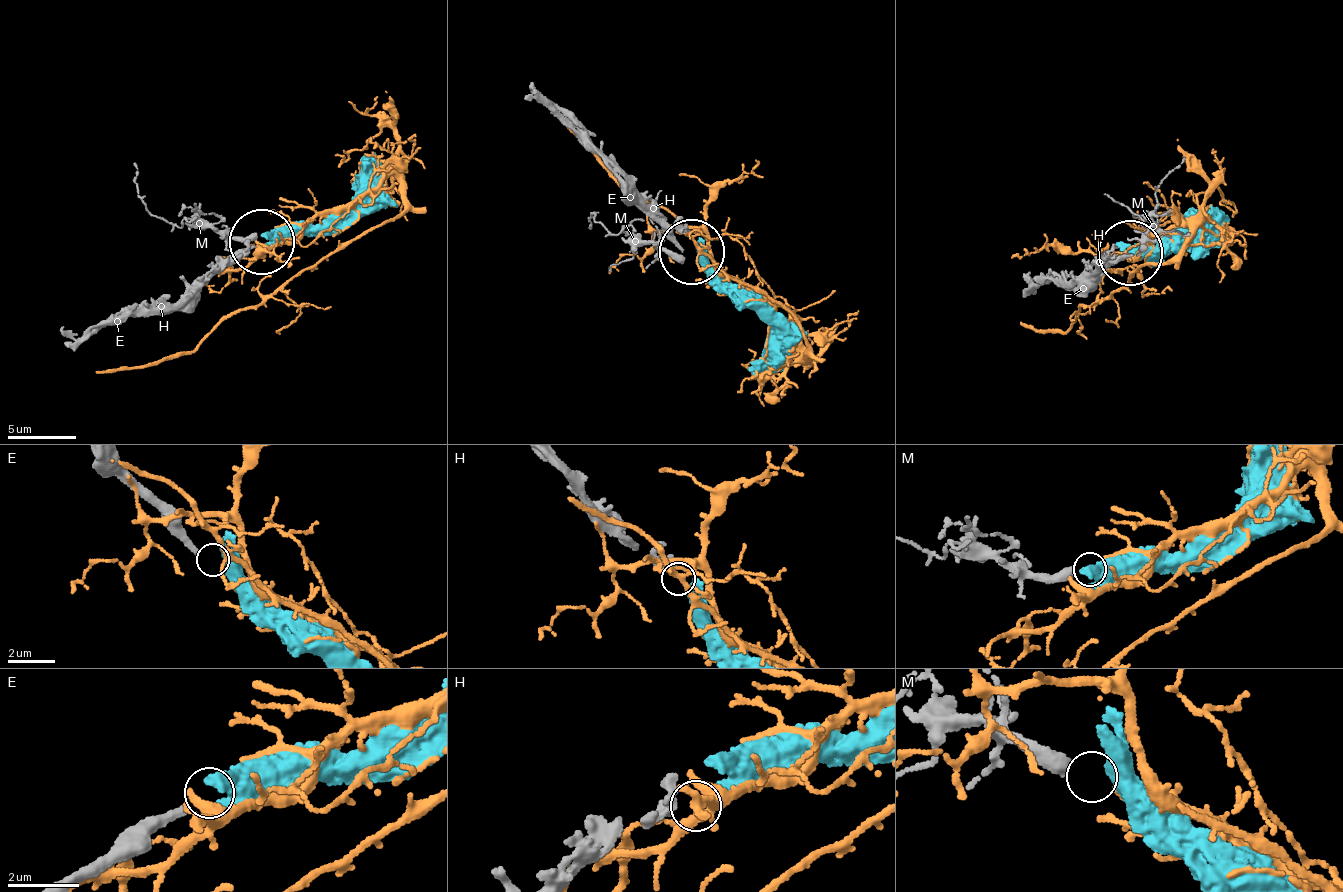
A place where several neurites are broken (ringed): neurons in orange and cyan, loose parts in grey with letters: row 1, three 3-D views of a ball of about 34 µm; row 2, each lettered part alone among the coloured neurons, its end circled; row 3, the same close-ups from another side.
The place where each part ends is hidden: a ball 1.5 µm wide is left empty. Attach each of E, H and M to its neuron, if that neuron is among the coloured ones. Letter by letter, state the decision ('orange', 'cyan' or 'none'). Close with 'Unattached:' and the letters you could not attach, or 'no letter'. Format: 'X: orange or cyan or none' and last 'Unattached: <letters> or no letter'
E: none
H: cyan
M: orange
Unattached: E

